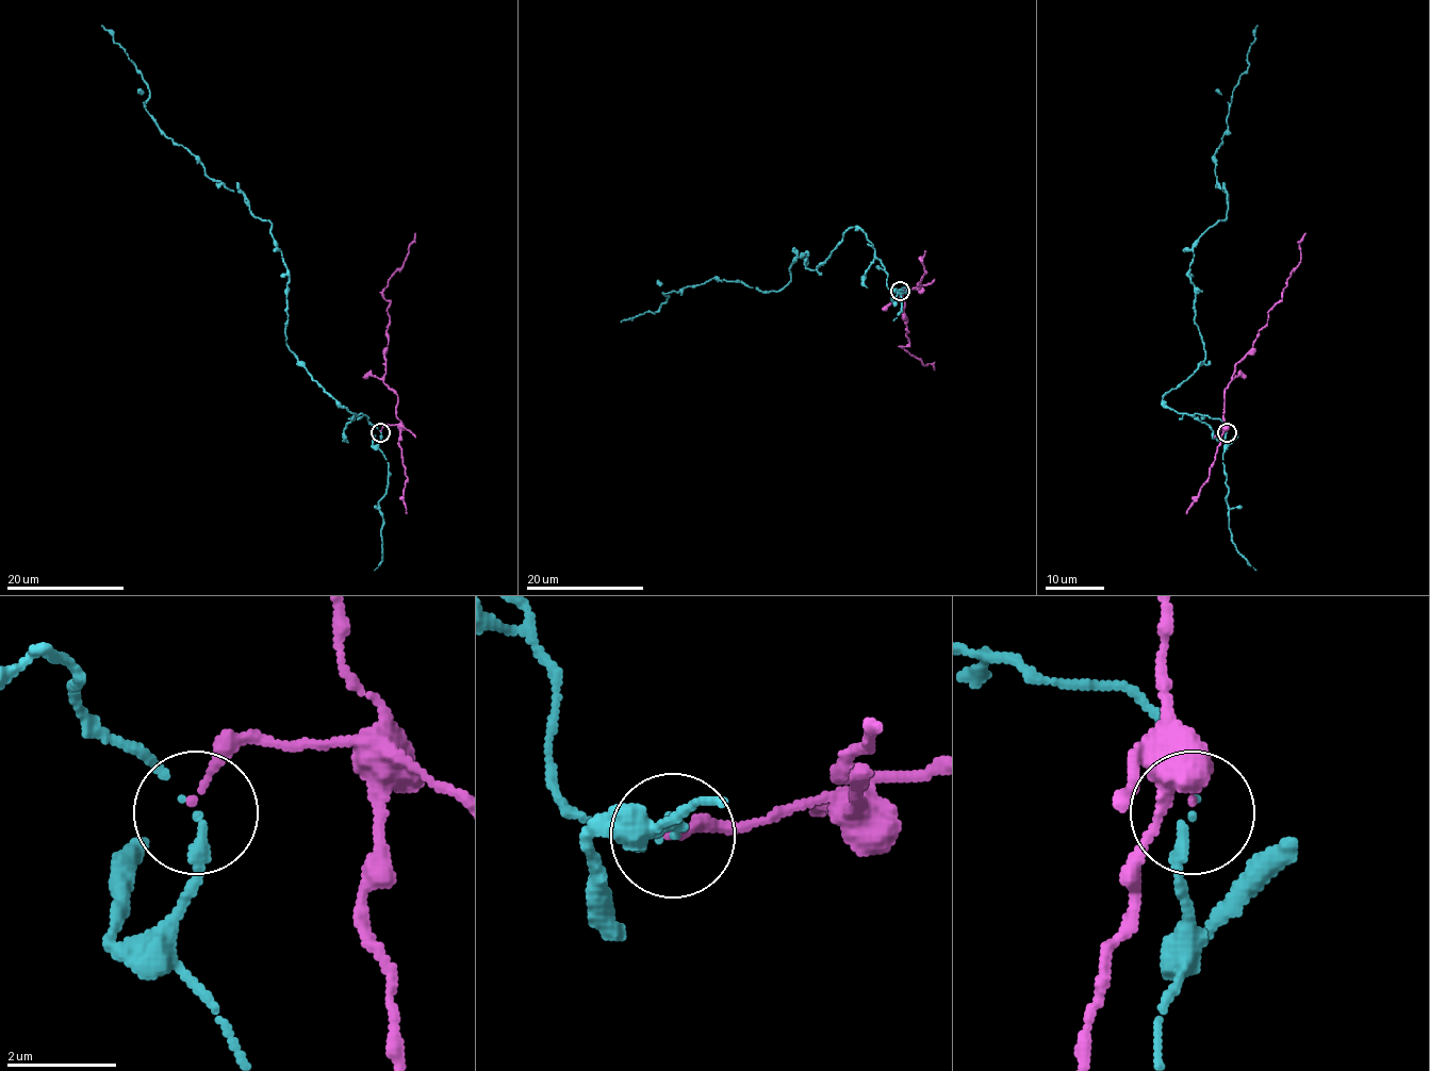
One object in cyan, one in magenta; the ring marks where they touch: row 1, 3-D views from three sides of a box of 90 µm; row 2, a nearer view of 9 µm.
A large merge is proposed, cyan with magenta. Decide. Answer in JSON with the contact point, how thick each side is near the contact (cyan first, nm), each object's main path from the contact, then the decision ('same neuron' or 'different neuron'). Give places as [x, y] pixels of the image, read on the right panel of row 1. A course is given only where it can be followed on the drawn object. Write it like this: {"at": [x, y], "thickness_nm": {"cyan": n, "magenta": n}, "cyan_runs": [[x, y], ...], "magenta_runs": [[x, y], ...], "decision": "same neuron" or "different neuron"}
{"at": [1227, 432], "thickness_nm": {"cyan": 120, "magenta": 110}, "cyan_runs": [[1226, 432], [1163, 397], [1205, 357], [1187, 269], [1197, 241], [1226, 217], [1214, 154], [1258, 25]], "magenta_runs": [[1226, 431], [1225, 388], [1267, 322], [1267, 313], [1282, 299], [1286, 279], [1300, 261], [1300, 242], [1305, 233]], "decision": "different neuron"}

